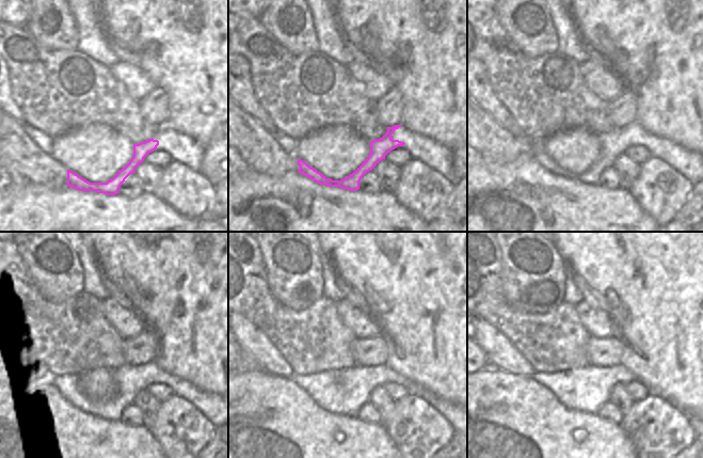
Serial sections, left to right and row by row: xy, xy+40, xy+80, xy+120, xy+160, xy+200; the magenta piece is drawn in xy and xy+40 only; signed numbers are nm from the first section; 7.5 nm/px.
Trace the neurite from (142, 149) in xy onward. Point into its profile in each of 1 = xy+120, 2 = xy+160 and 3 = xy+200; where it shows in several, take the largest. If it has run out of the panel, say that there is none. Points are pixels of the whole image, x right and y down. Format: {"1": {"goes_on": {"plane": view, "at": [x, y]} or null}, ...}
{"1": {"goes_on": {"plane": "xy+120", "at": [130, 379]}}, "2": {"goes_on": {"plane": "xy+160", "at": [344, 392]}}, "3": {"goes_on": {"plane": "xy+200", "at": [587, 389]}}}

